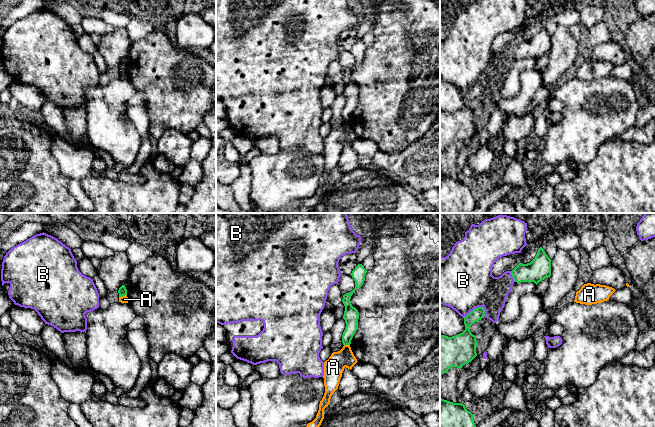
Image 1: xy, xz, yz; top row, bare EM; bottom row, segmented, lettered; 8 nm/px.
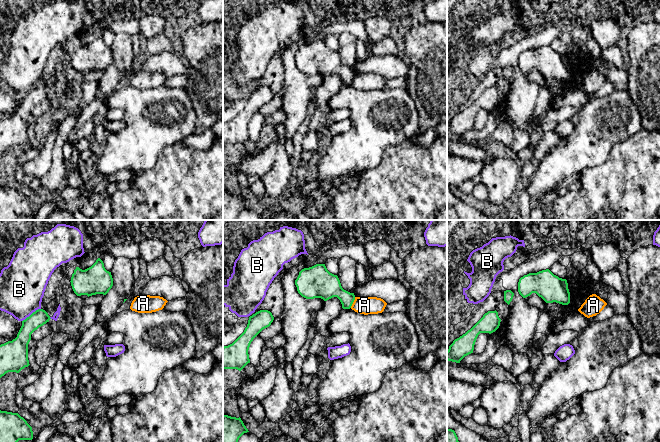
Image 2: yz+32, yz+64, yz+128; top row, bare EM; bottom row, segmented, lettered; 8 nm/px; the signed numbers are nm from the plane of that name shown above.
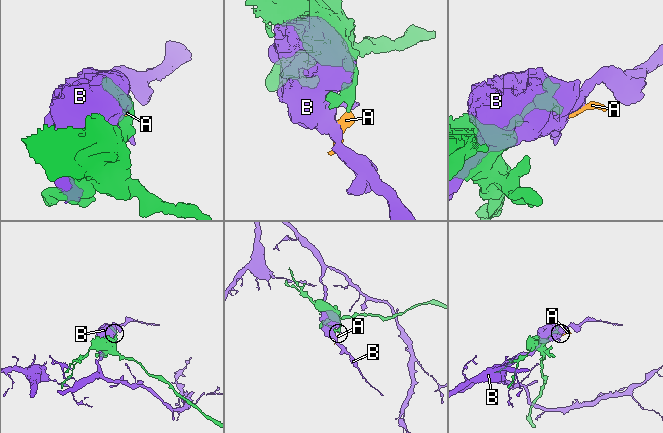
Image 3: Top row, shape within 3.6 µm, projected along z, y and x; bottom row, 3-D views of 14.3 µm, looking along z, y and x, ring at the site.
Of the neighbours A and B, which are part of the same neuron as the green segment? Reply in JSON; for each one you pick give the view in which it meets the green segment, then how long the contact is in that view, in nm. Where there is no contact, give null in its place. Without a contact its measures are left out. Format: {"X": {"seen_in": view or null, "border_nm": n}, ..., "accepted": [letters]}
{"accepted": []}

